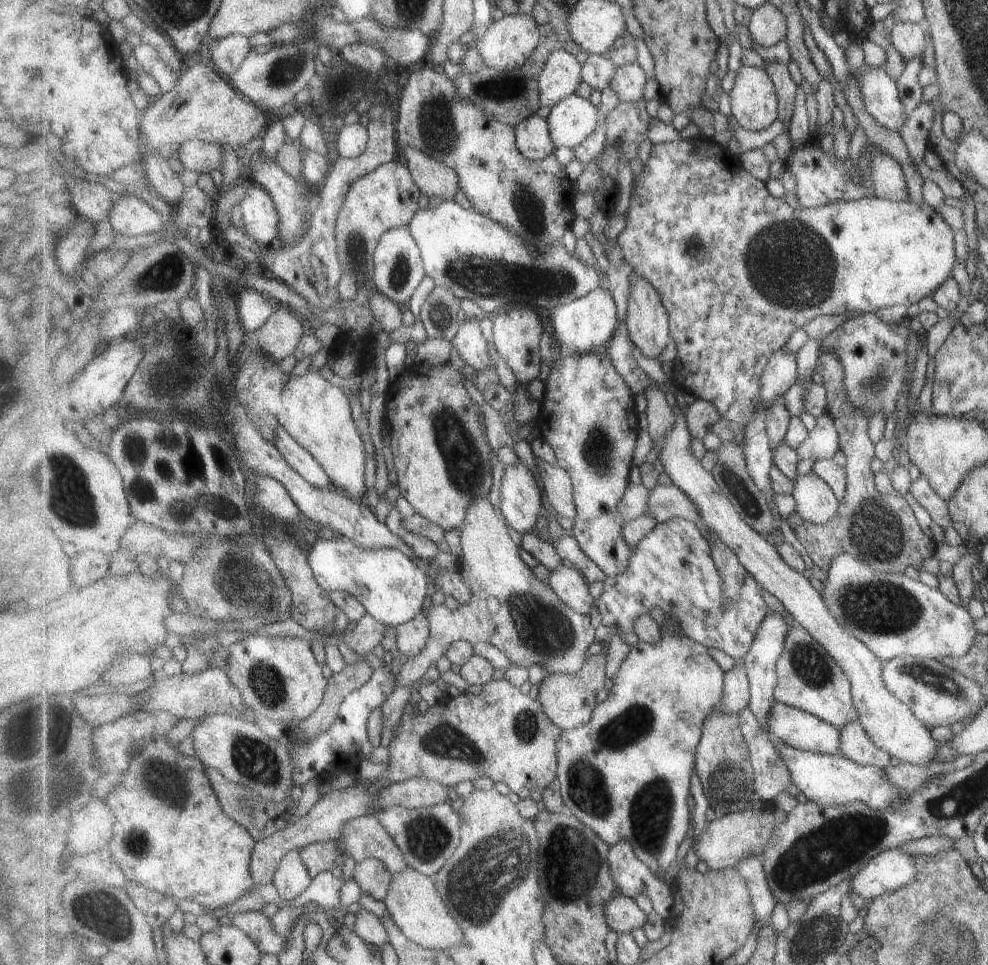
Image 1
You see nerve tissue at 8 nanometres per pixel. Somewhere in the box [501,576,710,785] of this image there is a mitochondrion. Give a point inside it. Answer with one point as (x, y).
(542, 628)

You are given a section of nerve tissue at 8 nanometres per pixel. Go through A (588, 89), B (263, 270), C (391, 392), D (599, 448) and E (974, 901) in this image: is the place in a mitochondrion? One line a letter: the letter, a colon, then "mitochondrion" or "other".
A: other
B: other
C: other
D: mitochondrion
E: other

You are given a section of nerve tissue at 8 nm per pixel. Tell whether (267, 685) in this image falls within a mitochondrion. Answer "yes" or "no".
yes

